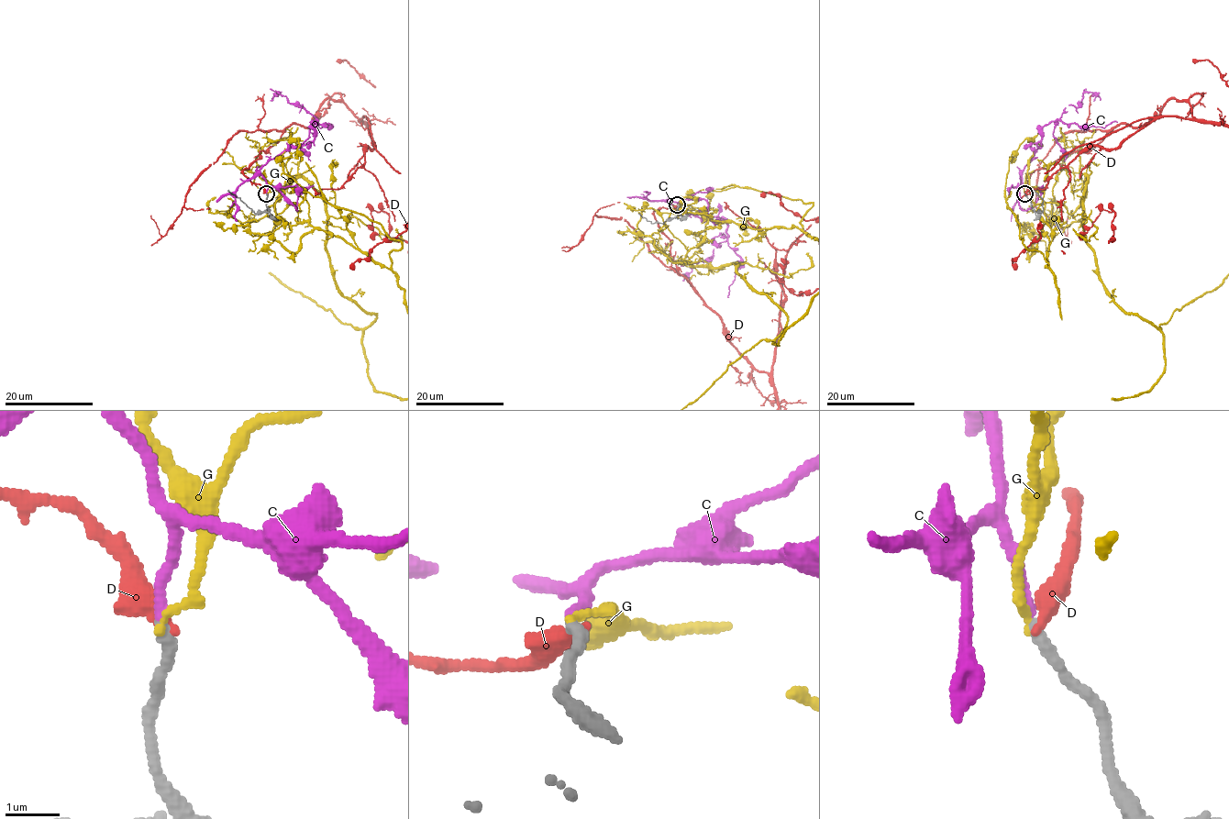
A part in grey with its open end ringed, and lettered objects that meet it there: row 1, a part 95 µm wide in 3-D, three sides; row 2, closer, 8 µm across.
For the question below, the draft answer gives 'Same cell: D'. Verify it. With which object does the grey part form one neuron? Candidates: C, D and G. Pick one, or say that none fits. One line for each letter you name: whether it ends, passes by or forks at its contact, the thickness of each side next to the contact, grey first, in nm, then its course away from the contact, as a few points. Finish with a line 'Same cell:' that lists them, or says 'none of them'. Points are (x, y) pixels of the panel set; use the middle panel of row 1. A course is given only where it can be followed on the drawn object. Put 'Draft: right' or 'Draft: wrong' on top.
Draft: wrong
C: it ends | 220/180 nm | via (678, 205), (701, 218), (721, 218), (727, 238), (681, 274)
Same cell: C

